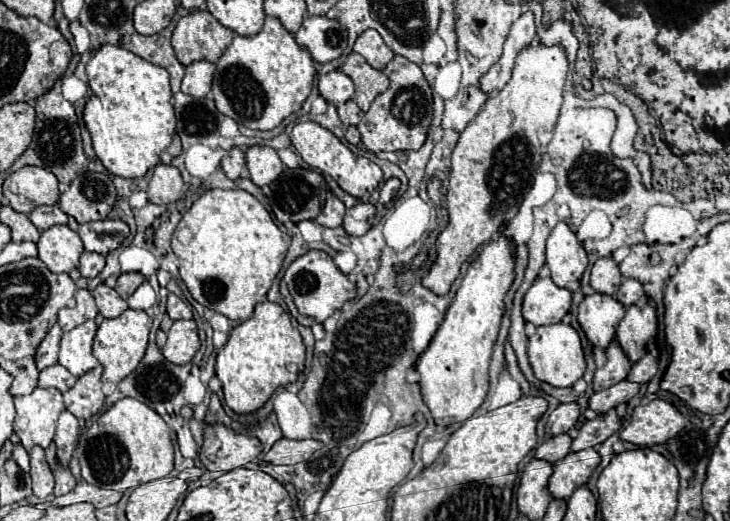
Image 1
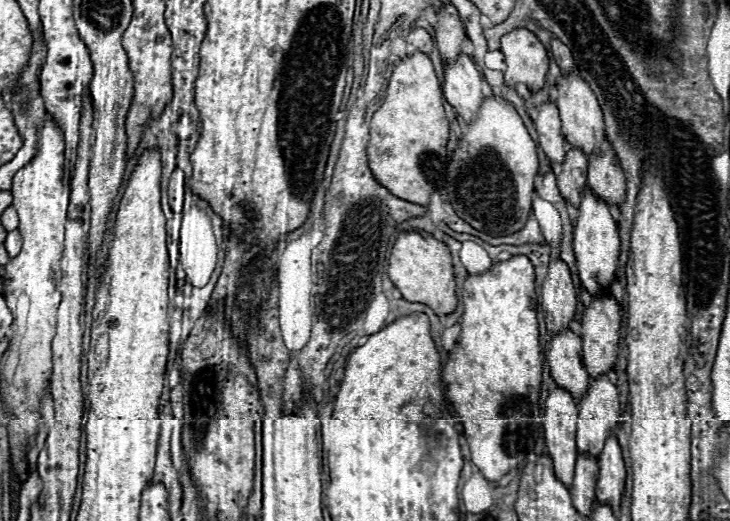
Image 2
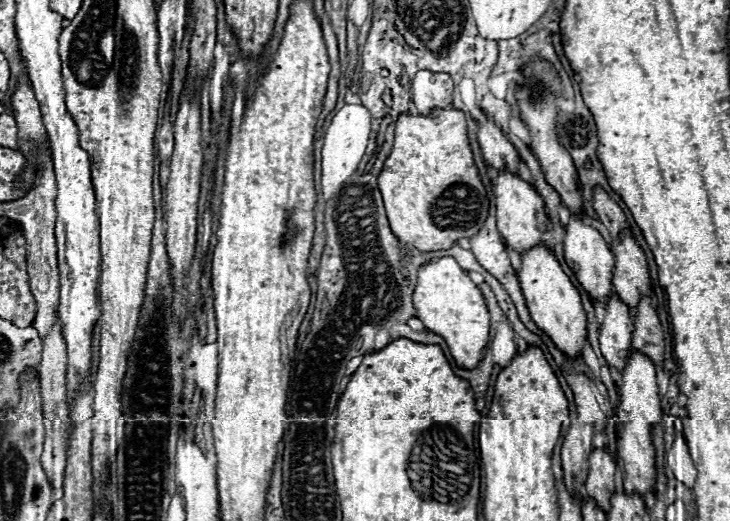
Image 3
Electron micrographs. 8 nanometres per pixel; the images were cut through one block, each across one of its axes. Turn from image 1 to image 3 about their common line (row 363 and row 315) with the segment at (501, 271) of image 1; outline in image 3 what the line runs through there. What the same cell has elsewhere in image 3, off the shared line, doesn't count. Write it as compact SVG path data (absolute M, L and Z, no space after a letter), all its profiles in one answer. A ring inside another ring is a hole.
M452 256L432 258L418 270L418 284L414 290L416 316L424 322L426 330L442 336L450 348L452 358L460 368L476 368L482 352L490 340L490 314L480 288L458 266Z

